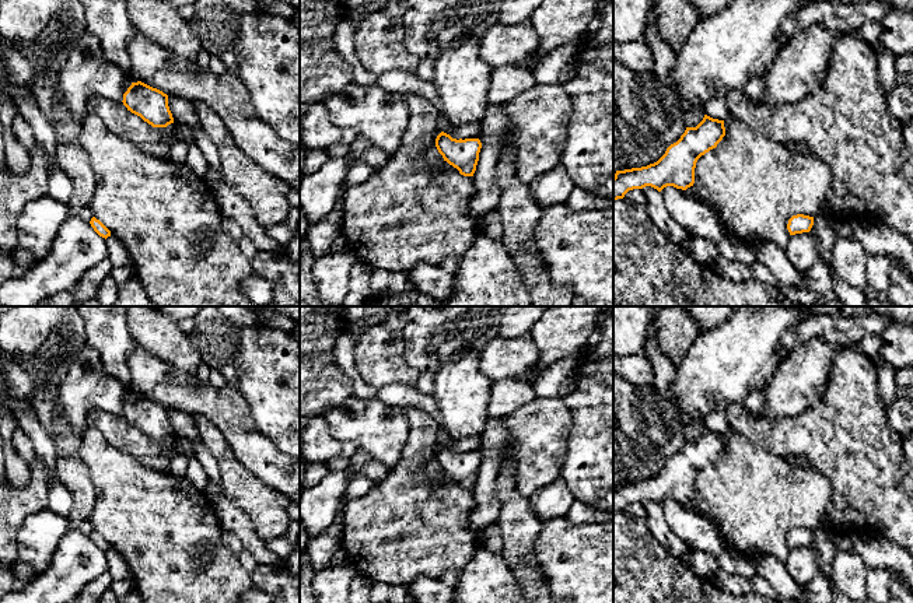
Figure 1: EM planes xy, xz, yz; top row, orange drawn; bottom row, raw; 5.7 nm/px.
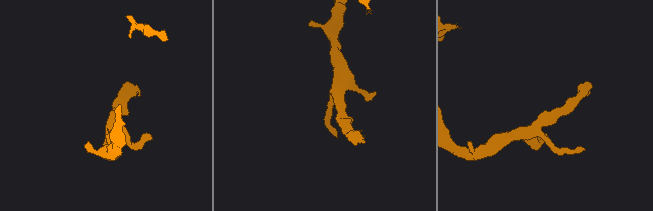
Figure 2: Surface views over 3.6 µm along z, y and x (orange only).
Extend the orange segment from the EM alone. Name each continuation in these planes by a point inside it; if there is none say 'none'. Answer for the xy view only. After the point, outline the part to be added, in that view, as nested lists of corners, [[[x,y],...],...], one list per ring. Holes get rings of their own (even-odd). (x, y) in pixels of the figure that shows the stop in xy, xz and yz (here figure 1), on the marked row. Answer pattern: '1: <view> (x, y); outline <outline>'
none

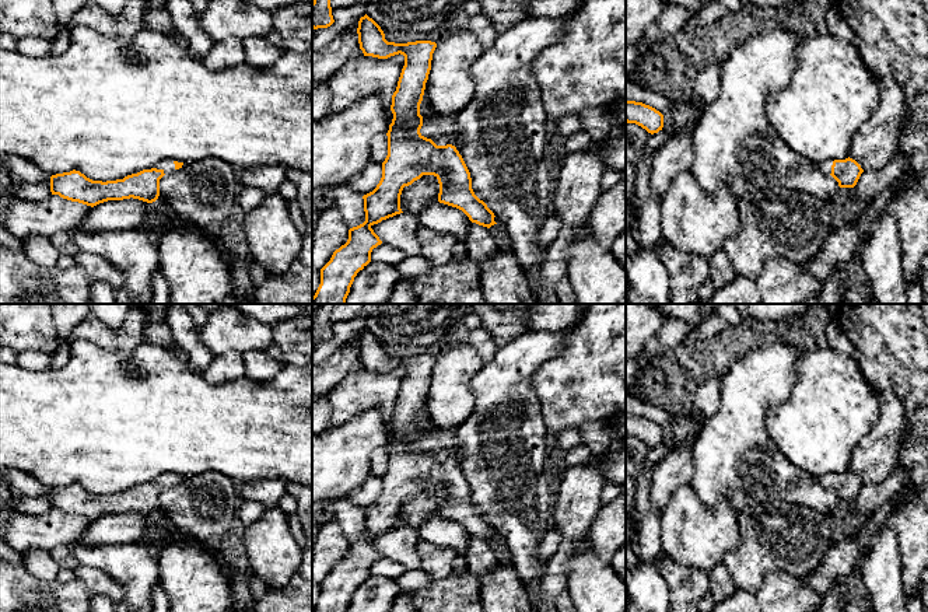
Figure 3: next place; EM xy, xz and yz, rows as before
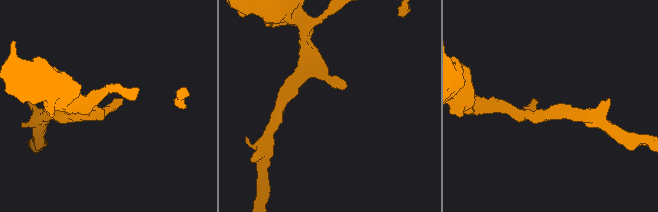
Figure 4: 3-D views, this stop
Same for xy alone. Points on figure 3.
1: xy (168, 165); outline [[[172,160],[160,161],[154,168],[162,169],[165,175],[169,175],[175,171],[175,164]]]

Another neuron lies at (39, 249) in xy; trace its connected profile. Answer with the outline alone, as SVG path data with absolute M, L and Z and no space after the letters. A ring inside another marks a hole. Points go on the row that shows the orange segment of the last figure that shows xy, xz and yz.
M32 235L22 239L25 255L38 266L56 267L60 253L48 238Z

